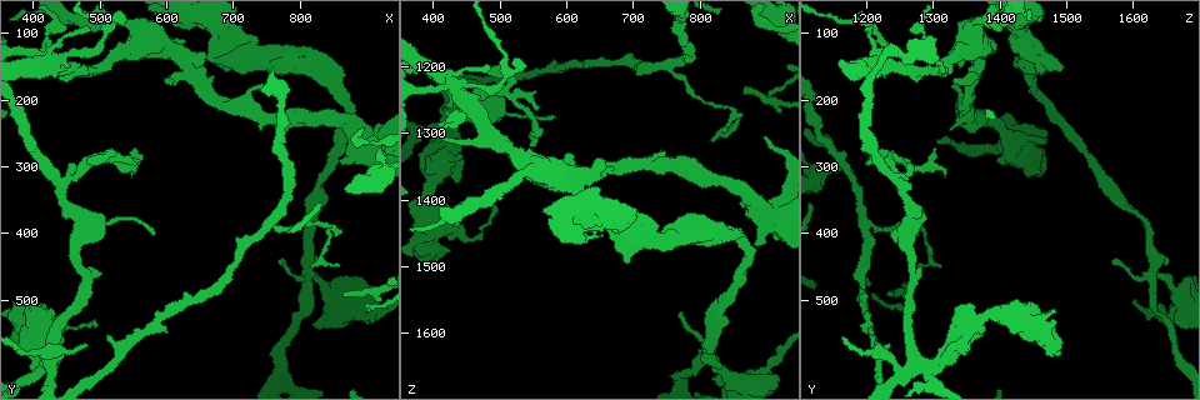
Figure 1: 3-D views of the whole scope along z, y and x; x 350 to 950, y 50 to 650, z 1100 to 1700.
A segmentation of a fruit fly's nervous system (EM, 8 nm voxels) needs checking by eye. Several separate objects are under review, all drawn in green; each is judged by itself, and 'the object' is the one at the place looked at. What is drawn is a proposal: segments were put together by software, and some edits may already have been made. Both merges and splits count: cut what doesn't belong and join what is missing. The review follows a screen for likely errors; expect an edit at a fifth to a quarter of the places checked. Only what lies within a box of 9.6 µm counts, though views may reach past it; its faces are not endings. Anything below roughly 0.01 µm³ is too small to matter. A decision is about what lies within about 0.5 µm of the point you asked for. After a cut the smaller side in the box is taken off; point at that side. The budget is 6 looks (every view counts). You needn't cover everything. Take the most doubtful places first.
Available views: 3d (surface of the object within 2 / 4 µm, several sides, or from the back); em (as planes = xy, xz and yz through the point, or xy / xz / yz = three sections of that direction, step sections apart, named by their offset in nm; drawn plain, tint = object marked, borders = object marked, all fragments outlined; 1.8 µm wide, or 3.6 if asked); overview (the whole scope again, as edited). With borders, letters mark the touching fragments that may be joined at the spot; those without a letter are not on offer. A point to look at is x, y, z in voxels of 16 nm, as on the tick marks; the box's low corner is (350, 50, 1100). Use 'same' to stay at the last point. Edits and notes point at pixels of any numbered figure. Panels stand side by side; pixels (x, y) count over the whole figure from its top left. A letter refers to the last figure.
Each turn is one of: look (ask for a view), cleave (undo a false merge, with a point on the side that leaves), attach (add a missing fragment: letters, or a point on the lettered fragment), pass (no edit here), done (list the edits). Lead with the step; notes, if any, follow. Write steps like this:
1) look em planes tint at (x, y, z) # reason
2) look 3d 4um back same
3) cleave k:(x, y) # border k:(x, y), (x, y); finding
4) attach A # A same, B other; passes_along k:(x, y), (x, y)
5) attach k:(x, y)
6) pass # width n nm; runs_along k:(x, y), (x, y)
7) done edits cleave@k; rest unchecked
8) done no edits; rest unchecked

look em planes tint at (420, 595, 1280) # sharp bend

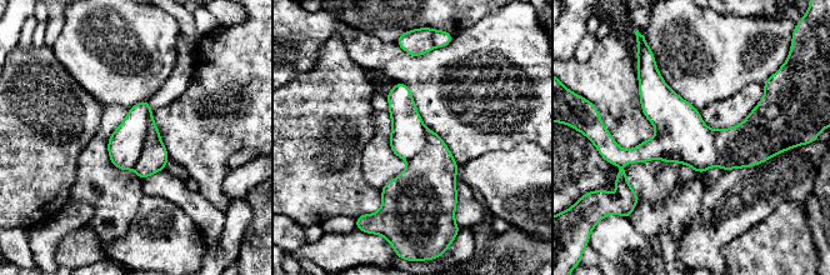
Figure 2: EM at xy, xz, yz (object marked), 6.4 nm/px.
look em planes borders same # what lies round it

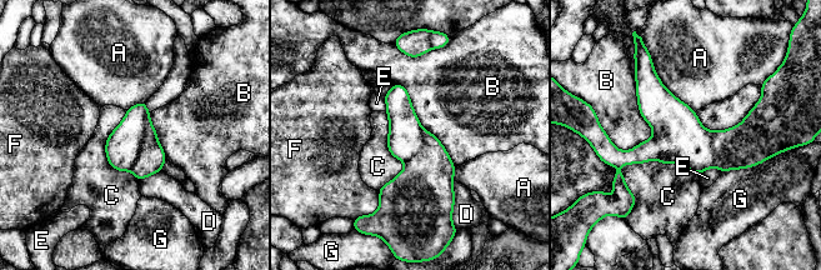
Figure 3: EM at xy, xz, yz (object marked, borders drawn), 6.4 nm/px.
cleave 3:(151, 158) # width 280 nm; A other, B other, C other, D other, E other, F other, G other; border 3:(148, 110), (140, 151), (130, 170); a second neuron is stuck on

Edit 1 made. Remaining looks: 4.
look em planes borders at (815, 465, 1630) # a fork

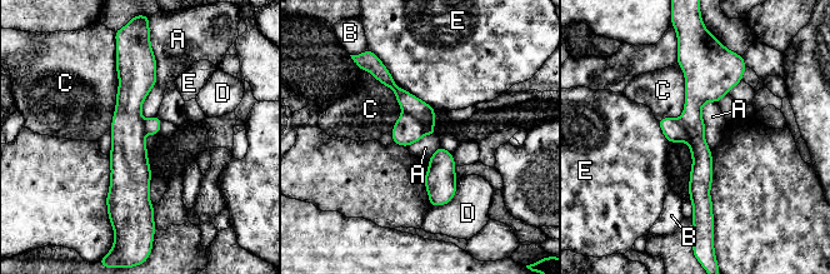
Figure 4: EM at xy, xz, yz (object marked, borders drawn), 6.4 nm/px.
cleave 4:(425, 114) # A other, B other, C other, D other, E other; part_leaving 4:(378, 74), (428, 121), (430, 130); a second neuron is stuck on

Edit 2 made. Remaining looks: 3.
done edits cleave@3, cleave@4; rest unchecked

